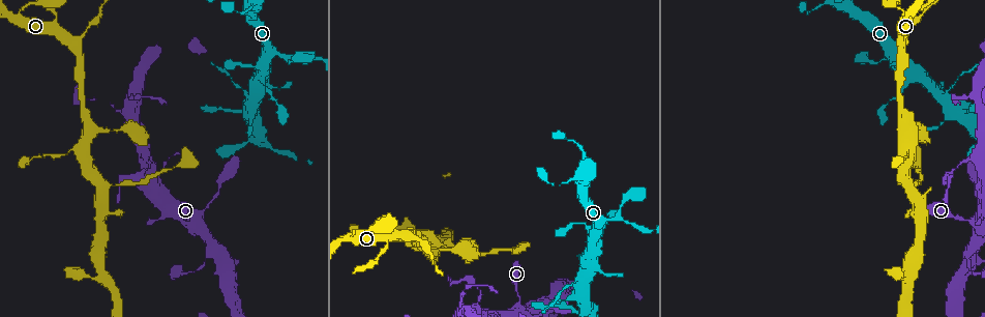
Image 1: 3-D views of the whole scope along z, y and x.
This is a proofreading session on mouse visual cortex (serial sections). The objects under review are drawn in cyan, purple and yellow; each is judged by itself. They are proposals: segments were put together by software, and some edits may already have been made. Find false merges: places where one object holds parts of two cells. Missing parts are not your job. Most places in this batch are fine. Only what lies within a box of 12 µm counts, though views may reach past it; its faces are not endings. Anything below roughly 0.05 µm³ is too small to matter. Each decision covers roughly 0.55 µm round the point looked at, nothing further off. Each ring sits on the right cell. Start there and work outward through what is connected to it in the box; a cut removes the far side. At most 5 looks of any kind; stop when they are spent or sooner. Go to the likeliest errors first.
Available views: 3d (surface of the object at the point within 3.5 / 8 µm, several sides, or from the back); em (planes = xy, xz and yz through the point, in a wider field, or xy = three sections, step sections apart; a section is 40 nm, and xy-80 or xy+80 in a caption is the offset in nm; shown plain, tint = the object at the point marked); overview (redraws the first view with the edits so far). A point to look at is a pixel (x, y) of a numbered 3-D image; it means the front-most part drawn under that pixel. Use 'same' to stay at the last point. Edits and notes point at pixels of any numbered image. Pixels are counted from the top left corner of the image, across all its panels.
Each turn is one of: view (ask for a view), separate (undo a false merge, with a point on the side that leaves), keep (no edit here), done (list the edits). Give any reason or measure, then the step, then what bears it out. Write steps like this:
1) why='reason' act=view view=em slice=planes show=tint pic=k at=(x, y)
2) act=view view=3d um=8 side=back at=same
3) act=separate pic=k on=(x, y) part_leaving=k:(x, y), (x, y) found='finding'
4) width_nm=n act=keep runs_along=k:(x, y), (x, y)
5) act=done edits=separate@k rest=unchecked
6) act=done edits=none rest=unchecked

why='small branch off a trunk' act=view view=3d um=3.5 pic=1 at=(147, 156)

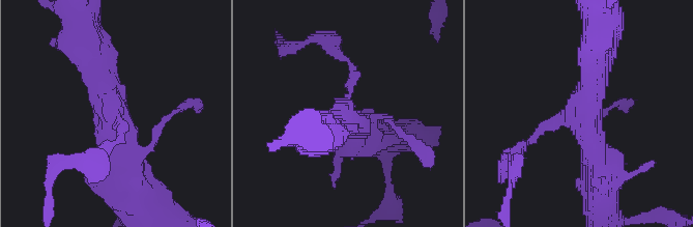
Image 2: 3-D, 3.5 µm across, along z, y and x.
arms=3 arm_widths_nm=150,400,500 act=keep runs_along=2:(352, 130), (343, 119), (352, 66), (337, 50) found='one cell here'

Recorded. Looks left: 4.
why='branch point' act=view view=3d um=3.5 pic=1 at=(883, 58)

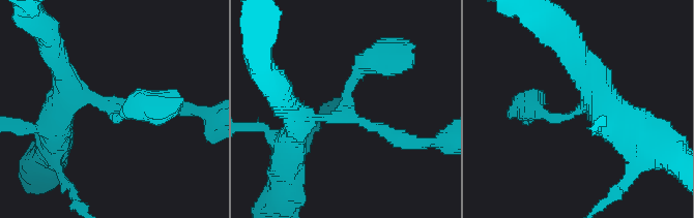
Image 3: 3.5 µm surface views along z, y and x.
act=view view=em slice=xy step=5 show=tint pic=3 at=(584, 105)

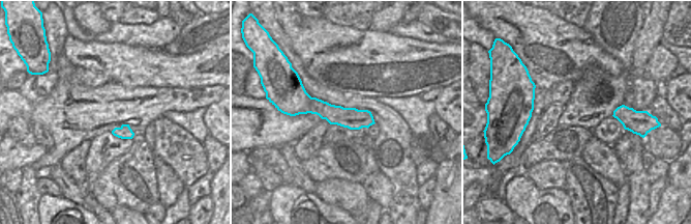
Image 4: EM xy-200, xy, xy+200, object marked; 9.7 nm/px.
arms=3 act=keep runs_along=3:(293, 110), (296, 123), (341, 117), (369, 62) found='one cell here'

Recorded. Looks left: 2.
act=done edits=none rest=unchecked

